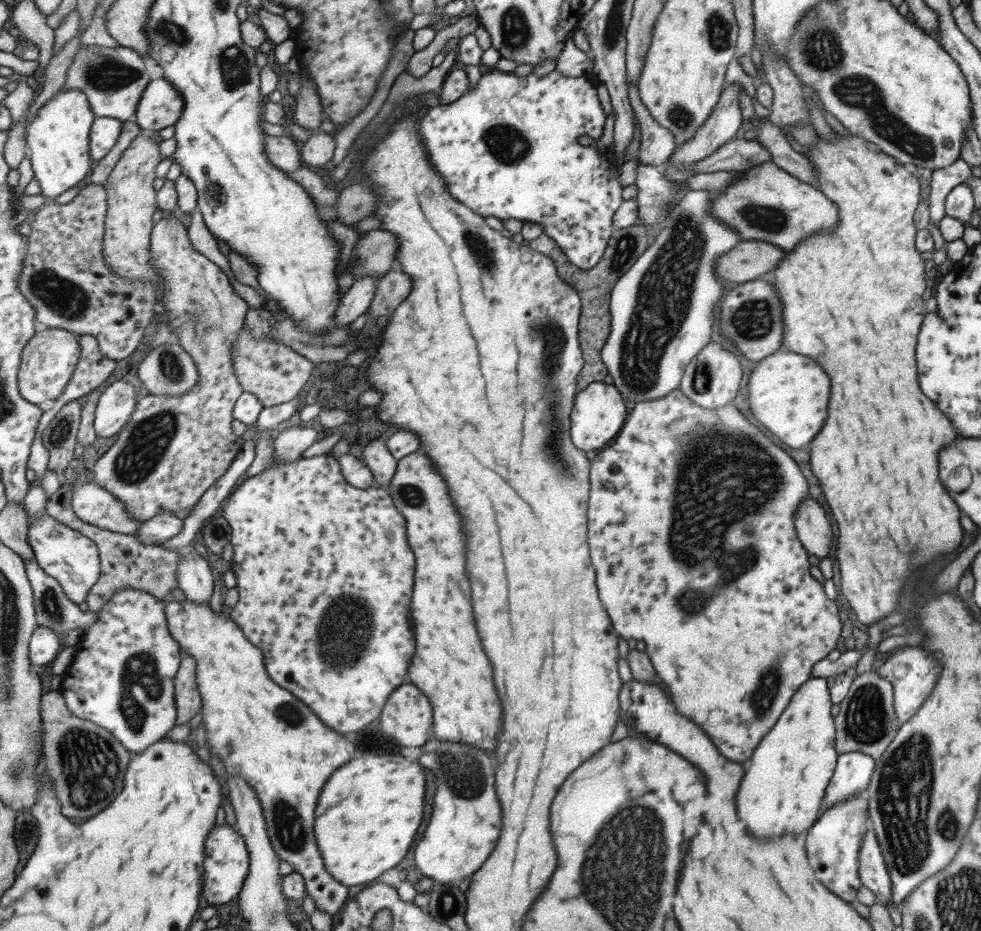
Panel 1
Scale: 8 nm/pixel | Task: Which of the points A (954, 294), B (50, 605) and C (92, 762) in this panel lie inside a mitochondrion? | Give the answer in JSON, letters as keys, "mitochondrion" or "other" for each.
{"A":"other","B":"mitochondrion","C":"mitochondrion"}

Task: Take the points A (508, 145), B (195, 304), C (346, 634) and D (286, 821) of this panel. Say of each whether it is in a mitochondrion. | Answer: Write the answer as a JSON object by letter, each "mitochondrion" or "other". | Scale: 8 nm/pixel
{"A":"mitochondrion","B":"mitochondrion","C":"mitochondrion","D":"mitochondrion"}

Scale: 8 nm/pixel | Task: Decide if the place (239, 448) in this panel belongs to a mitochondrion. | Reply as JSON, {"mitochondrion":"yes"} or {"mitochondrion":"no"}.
{"mitochondrion":"no"}

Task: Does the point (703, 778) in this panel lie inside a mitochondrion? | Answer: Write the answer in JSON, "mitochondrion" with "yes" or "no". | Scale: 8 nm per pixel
{"mitochondrion":"no"}

